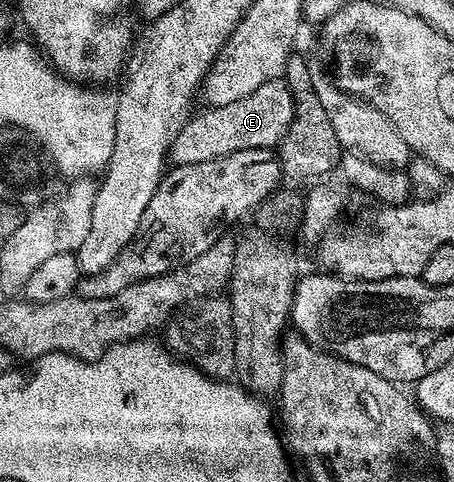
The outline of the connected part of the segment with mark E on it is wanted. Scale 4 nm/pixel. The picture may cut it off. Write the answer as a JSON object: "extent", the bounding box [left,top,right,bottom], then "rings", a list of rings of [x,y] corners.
{"extent":[168,78,293,166],"rings":[[[276,78],[255,88],[255,92],[251,92],[251,96],[243,96],[243,100],[211,106],[202,111],[202,114],[194,113],[189,122],[183,124],[179,136],[175,136],[168,156],[173,166],[203,164],[203,160],[215,160],[247,148],[268,150],[276,147],[276,142],[278,145],[289,131],[293,119],[293,93],[288,82]]]}

